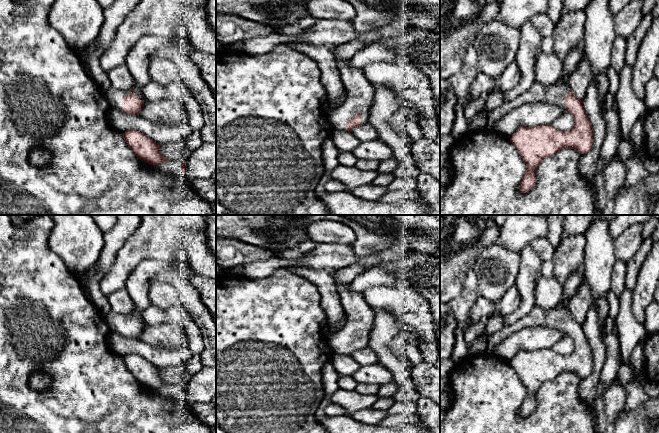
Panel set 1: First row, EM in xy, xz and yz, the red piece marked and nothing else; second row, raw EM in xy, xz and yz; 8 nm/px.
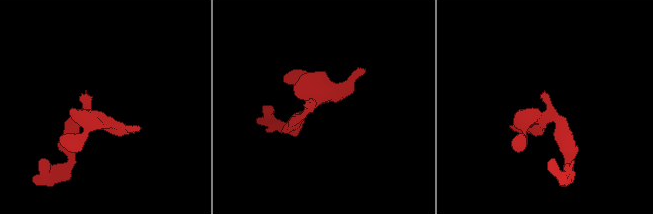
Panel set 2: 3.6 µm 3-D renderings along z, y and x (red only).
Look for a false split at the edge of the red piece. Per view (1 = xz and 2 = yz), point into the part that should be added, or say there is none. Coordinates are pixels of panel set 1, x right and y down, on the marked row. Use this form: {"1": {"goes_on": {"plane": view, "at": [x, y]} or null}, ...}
{"1": {"goes_on": {"plane": "xz", "at": [360, 92]}}, "2": {"goes_on": {"plane": "yz", "at": [554, 93]}}}

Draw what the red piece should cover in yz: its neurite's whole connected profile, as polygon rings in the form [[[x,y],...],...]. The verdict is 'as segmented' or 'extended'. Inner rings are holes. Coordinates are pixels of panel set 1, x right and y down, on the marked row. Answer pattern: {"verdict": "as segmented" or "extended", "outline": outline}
{"verdict": "extended", "outline": [[[582,38],[567,54],[558,81],[550,85],[535,81],[526,92],[513,100],[503,102],[488,114],[488,129],[494,128],[496,122],[506,113],[526,103],[549,102],[568,111],[574,117],[574,127],[569,131],[558,131],[552,125],[522,126],[512,135],[510,141],[526,163],[526,173],[519,185],[521,193],[528,193],[536,185],[535,172],[546,157],[553,156],[562,149],[574,149],[580,154],[592,149],[592,124],[586,115],[583,101],[576,97],[568,84],[569,75],[578,67],[584,55]]]}

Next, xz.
{"verdict": "extended", "outline": [[[351,60],[338,62],[337,68],[345,88],[346,100],[340,107],[328,111],[328,121],[333,130],[351,132],[356,127],[368,125],[375,89],[363,70],[351,66]]]}

